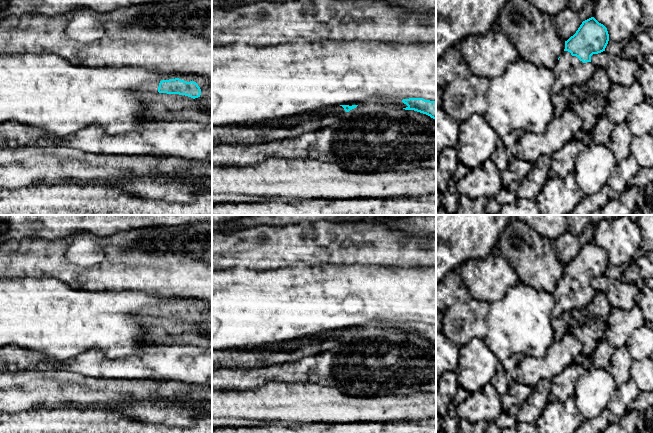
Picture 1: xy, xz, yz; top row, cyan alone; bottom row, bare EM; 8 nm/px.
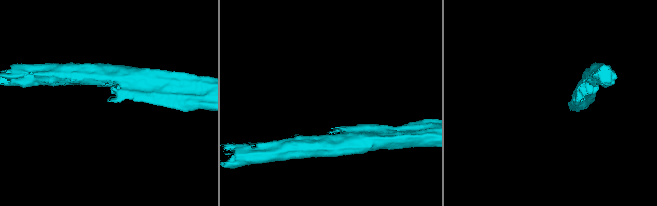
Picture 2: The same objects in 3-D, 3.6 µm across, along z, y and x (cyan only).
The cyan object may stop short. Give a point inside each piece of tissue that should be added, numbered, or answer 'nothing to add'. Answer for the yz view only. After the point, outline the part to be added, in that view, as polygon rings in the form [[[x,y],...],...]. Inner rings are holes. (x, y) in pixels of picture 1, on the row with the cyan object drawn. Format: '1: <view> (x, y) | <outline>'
1: yz (569, 70) | [[[564,51],[552,69],[555,74],[552,94],[566,92],[569,87],[588,81],[595,68],[592,62],[583,63],[578,57]]]

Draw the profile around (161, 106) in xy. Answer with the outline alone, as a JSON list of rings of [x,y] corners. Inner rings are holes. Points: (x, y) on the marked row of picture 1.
[[[155,92],[142,95],[141,114],[156,121],[178,120],[208,123],[209,116],[193,98]]]

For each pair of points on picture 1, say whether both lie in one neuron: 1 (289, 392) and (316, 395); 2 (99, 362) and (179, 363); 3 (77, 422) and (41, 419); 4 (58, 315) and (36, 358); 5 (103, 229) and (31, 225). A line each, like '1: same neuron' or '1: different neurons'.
1: same neuron
2: same neuron
3: same neuron
4: different neurons
5: same neuron

